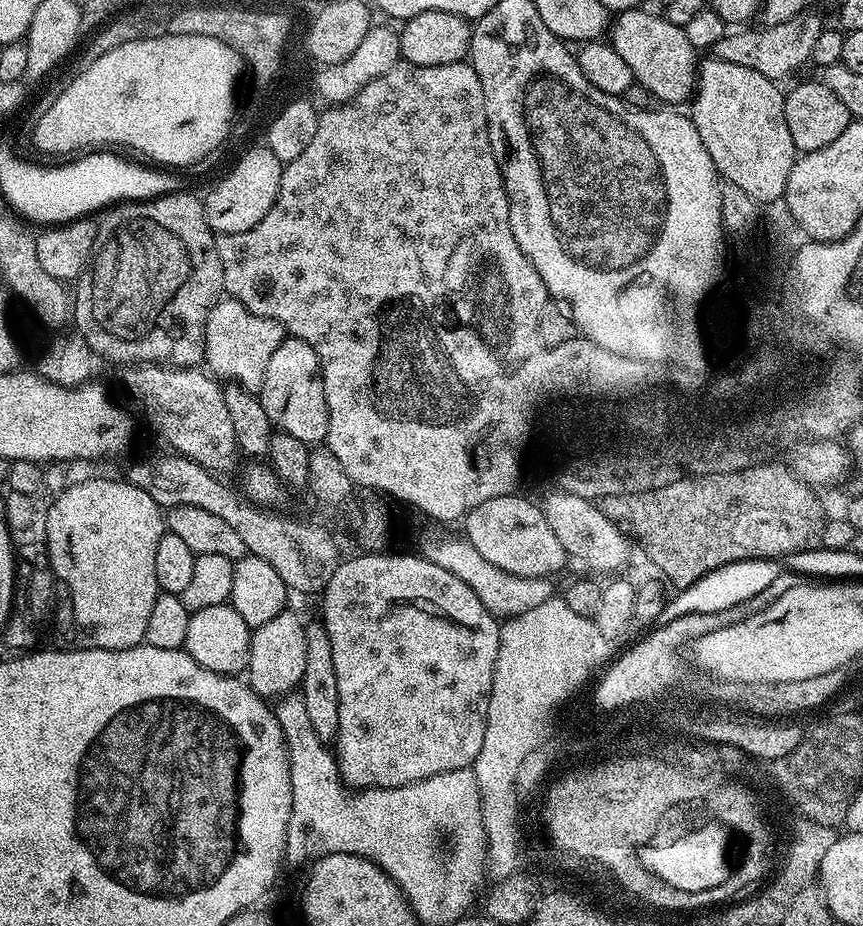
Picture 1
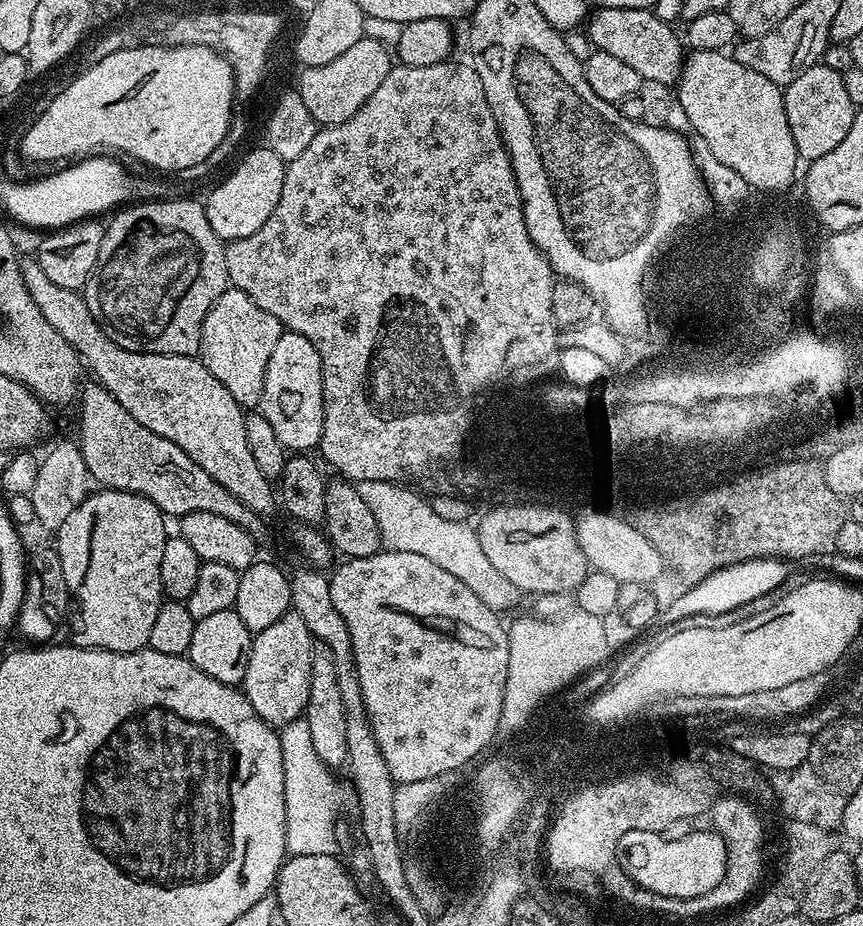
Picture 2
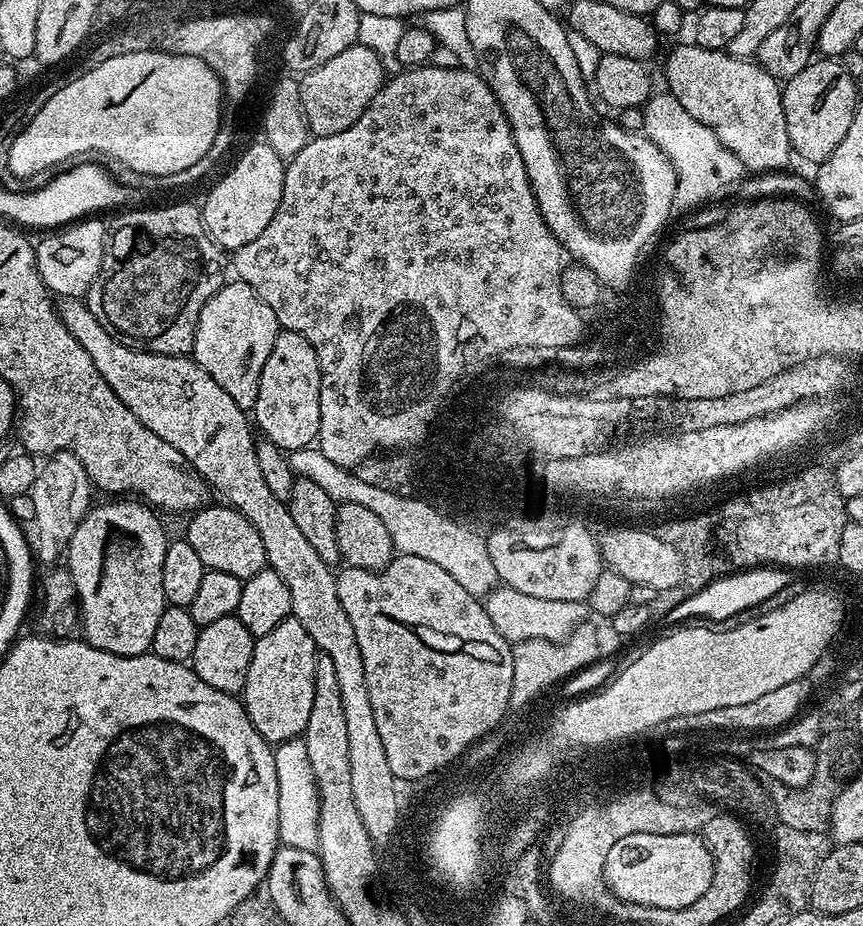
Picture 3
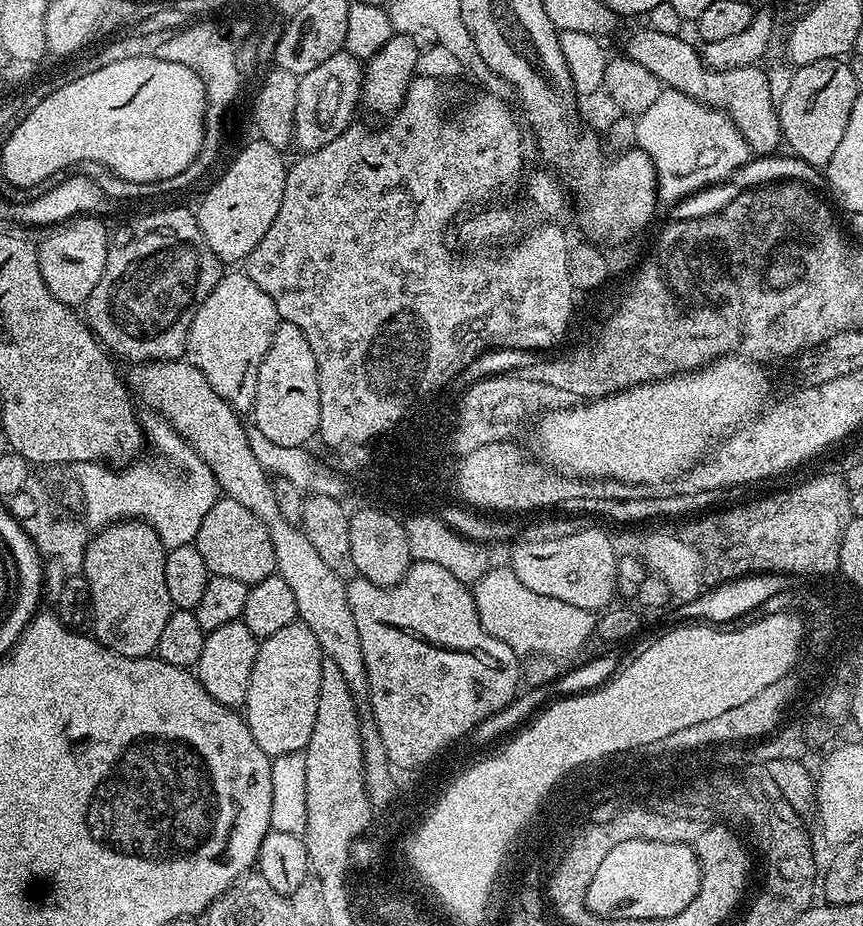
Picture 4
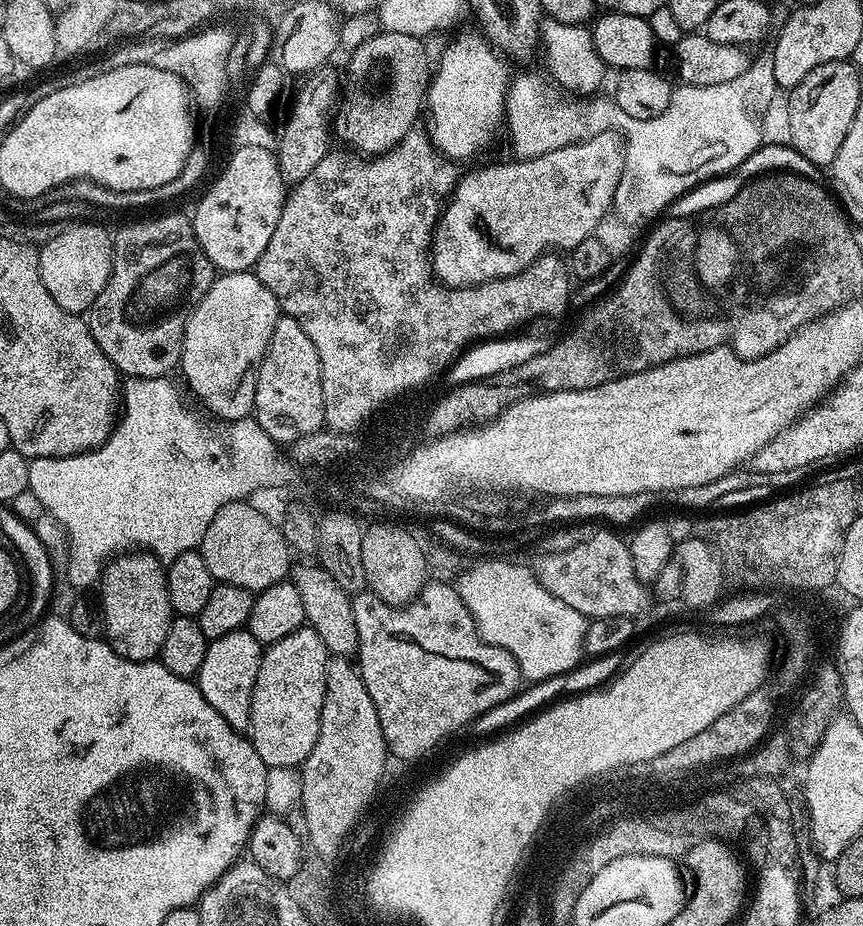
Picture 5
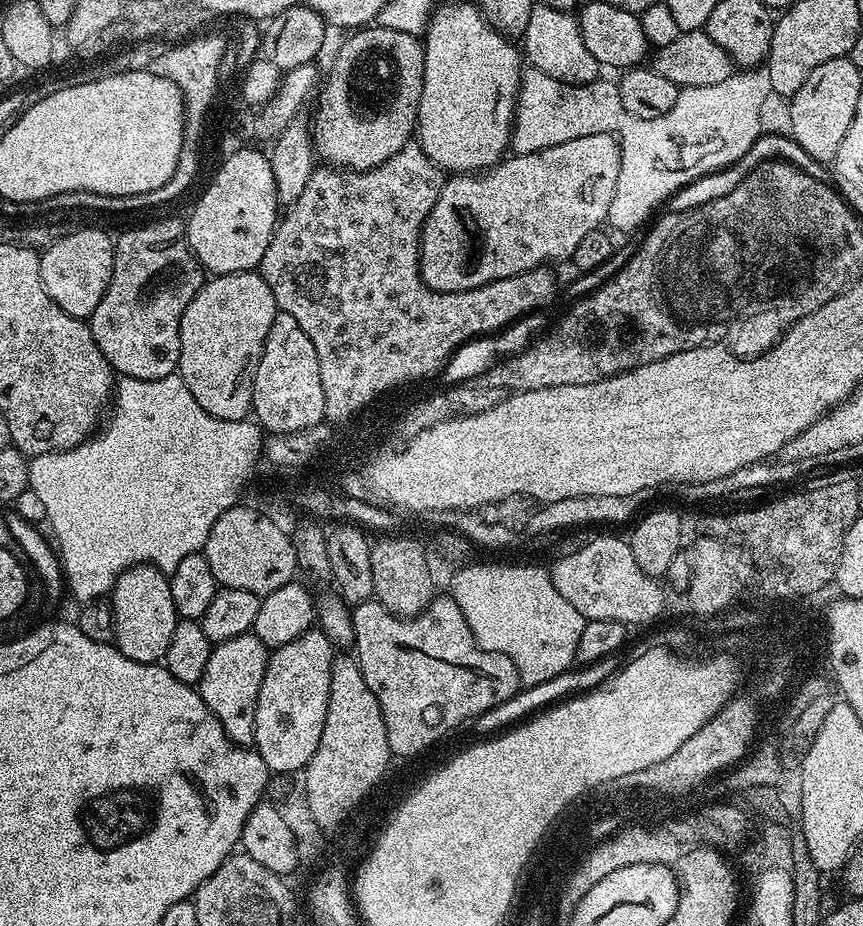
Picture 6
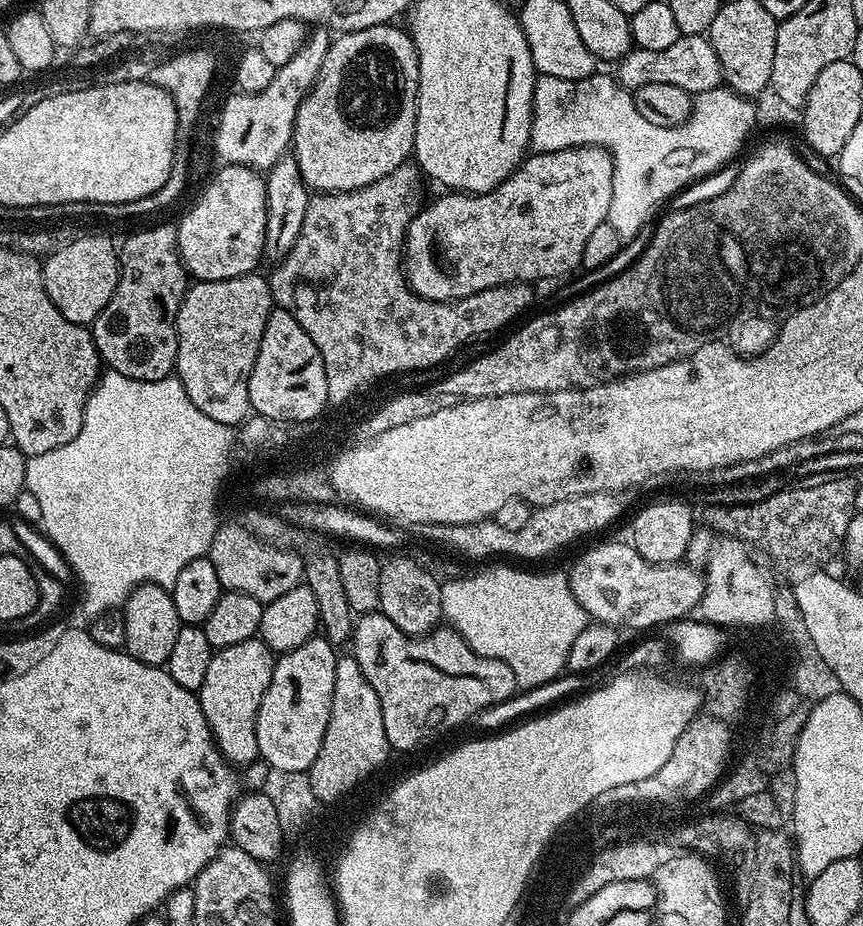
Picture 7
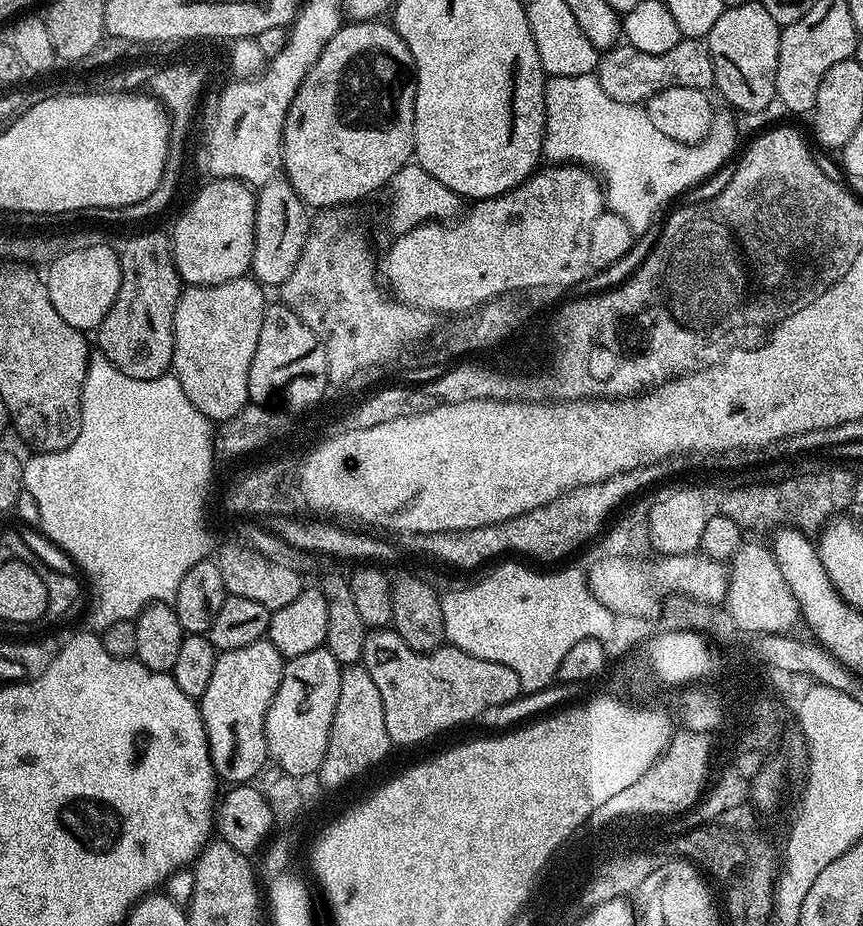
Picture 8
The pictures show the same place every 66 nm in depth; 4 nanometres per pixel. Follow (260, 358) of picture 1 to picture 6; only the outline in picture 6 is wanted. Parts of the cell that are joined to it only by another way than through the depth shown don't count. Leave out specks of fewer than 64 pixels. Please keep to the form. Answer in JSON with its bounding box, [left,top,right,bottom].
[178,271,278,420]

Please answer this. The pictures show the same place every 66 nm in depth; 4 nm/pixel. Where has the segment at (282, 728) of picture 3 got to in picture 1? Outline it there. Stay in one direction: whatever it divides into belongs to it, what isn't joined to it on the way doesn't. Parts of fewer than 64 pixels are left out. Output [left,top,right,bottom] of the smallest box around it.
[246,611,306,698]

